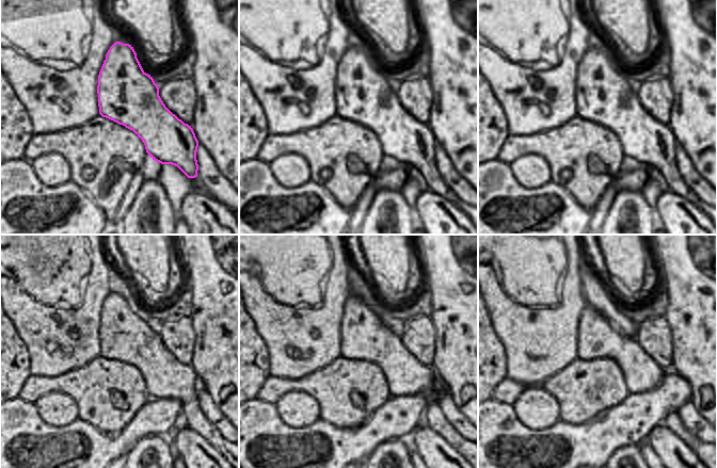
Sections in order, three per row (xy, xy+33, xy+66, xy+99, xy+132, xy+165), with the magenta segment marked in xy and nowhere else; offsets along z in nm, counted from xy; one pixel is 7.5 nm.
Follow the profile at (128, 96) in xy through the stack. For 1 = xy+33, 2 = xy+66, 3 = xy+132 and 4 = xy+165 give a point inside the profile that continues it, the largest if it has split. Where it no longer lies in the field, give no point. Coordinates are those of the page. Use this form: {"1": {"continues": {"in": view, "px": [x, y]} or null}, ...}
{"1": {"continues": {"in": "xy+33", "px": [364, 94]}}, "2": {"continues": {"in": "xy+66", "px": [604, 96]}}, "3": {"continues": {"in": "xy+132", "px": [364, 337]}}, "4": {"continues": {"in": "xy+165", "px": [598, 338]}}}

